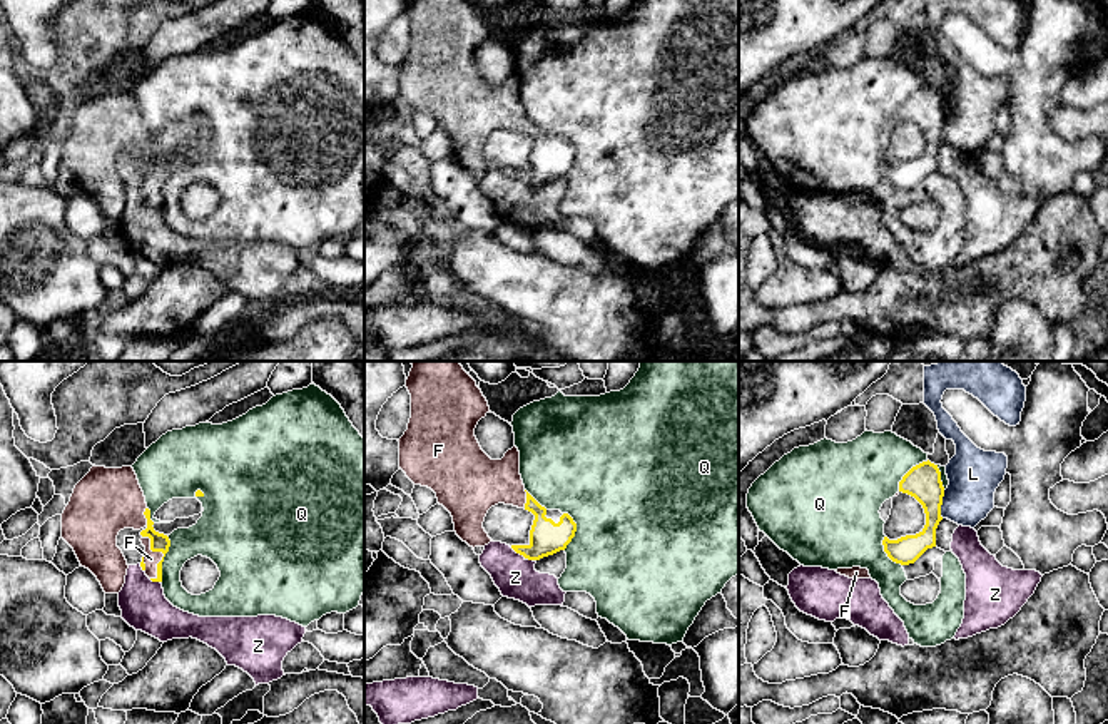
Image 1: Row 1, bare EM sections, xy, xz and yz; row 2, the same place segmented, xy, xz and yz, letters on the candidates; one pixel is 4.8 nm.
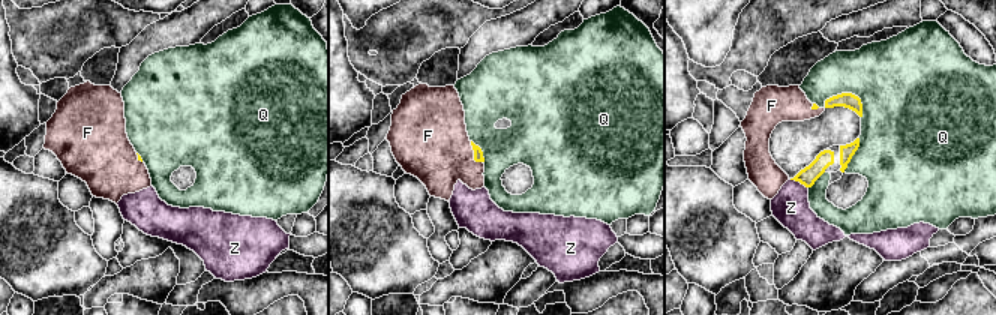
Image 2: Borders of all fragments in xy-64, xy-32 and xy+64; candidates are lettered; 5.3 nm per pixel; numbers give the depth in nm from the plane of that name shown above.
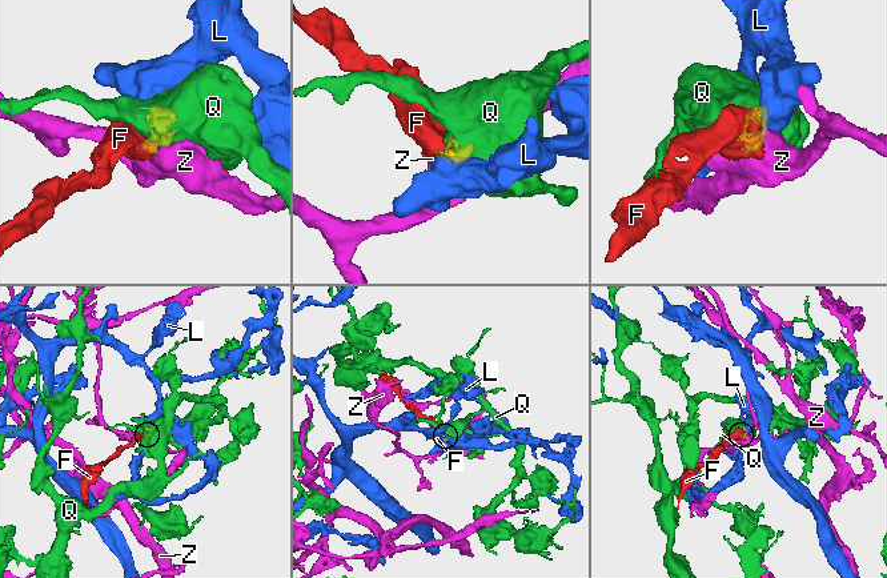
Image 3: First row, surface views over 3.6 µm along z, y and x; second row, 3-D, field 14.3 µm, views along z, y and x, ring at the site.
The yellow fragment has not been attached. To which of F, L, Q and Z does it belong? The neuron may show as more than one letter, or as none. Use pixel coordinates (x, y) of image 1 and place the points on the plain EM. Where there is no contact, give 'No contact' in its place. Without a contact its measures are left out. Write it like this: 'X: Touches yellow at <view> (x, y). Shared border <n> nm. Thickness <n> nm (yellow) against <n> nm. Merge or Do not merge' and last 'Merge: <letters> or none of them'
F: Touches yellow at xy (164, 181). Shared border 220 nm. Thickness 90 nm (yellow) against 80 nm. Merge
L: Touches yellow at yz (941, 129). Shared border 140 nm. Thickness 170 nm (yellow) against 240 nm. Do not merge
Q: Touches yellow at xy (162, 184). Shared border 240 nm. Thickness 90 nm (yellow) against 190 nm. Do not merge
Z: Touches yellow at xz (518, 178). Shared border 90 nm. Thickness 160 nm (yellow) against 200 nm. Do not merge
Merge: F

